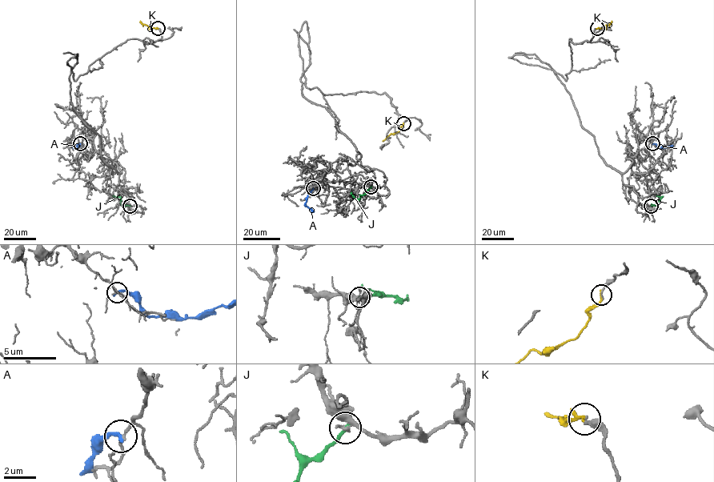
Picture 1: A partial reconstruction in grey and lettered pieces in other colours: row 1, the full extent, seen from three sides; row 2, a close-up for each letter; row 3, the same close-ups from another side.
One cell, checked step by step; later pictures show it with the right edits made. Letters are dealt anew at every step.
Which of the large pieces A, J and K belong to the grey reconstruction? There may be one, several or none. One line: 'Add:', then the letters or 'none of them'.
Add: K

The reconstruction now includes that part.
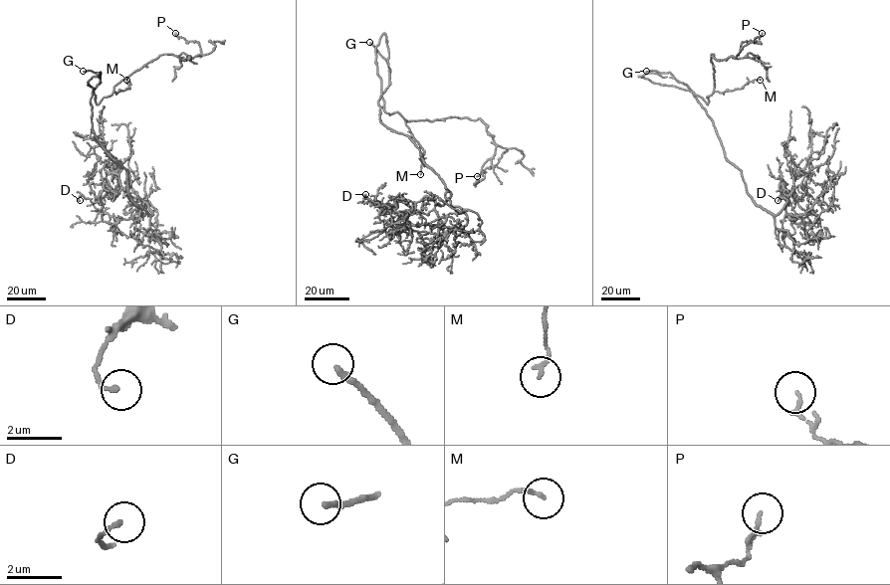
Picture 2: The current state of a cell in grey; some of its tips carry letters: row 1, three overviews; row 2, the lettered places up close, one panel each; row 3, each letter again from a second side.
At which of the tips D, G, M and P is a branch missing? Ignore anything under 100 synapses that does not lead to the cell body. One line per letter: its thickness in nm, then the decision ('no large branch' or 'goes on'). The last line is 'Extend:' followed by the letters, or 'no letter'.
D: 160 nm thick; no large branch
G: 220 nm thick; goes on
M: 140 nm thick; no large branch
P: 130 nm thick; no large branch
Extend: G

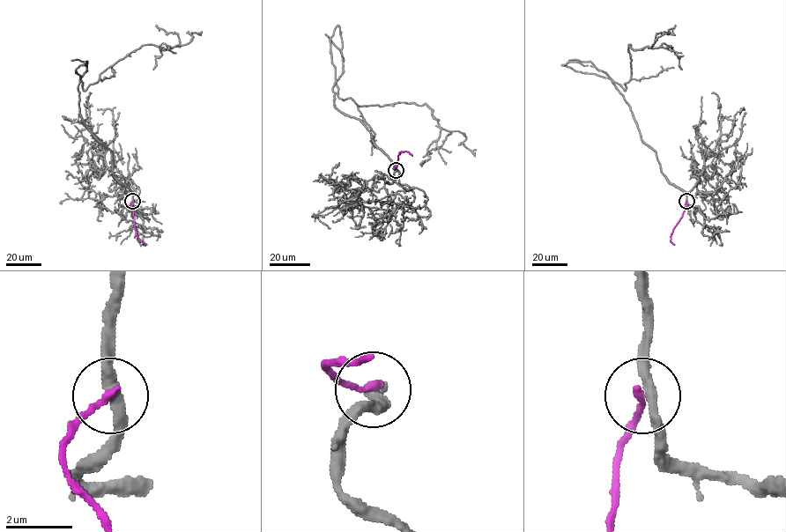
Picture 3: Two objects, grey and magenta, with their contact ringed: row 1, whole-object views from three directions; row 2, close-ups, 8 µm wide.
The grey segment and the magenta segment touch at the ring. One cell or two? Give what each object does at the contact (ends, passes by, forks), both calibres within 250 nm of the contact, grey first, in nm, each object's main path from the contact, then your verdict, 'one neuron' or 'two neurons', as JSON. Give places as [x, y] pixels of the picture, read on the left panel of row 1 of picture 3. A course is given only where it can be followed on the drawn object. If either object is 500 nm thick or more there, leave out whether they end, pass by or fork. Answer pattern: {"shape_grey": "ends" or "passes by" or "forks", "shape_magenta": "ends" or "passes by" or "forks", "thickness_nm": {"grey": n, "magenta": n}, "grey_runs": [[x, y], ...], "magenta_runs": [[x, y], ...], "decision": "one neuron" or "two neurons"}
{"shape_grey": "passes by", "shape_magenta": "ends", "thickness_nm": {"grey": 320, "magenta": 200}, "grey_runs": [[132, 201], [83, 120], [77, 86], [142, 46], [170, 47], [153, 70]], "magenta_runs": [[132, 201], [129, 205], [137, 236], [146, 244]], "decision": "two neurons"}

